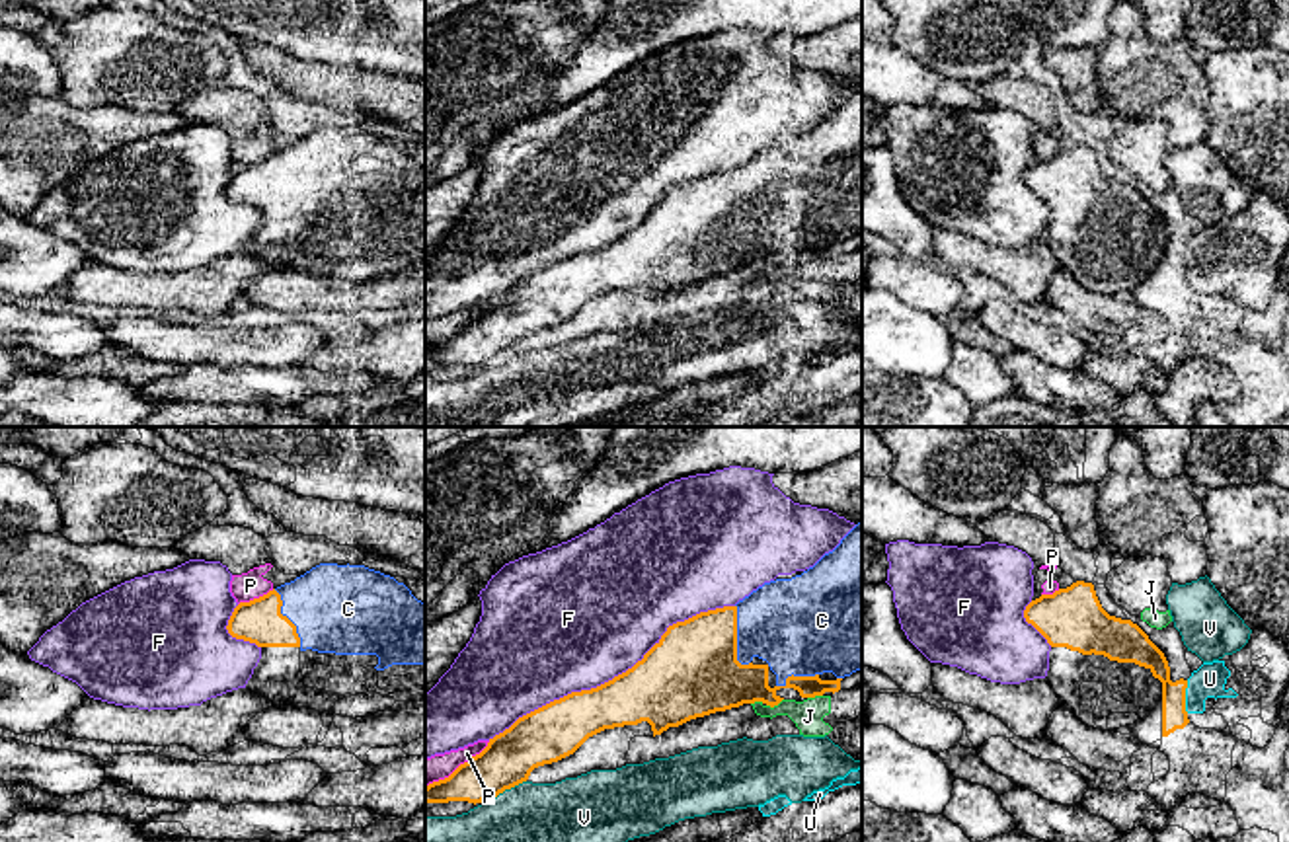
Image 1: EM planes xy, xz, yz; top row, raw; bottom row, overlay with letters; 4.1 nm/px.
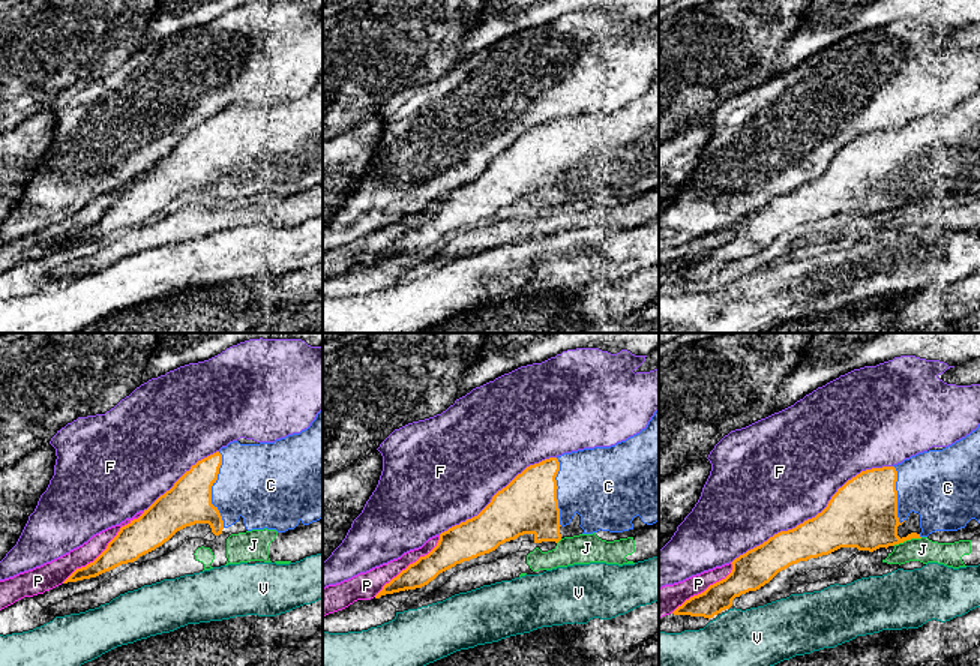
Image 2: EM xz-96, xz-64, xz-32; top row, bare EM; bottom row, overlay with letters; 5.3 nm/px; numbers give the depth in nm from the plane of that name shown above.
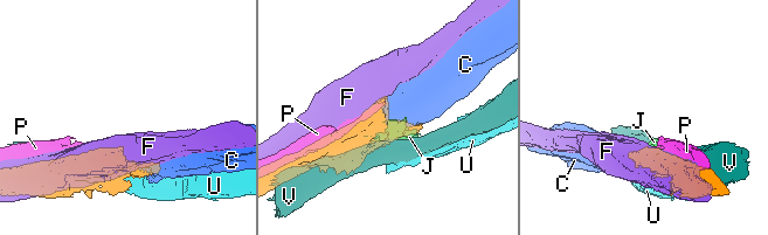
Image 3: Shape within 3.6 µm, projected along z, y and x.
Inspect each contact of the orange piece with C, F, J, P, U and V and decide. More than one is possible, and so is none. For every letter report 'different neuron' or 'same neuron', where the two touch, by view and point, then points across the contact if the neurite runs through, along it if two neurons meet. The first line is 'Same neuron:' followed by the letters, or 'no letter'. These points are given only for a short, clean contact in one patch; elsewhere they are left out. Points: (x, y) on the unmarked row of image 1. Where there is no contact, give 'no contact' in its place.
Same neuron: C
C: same neuron; contact xz (736, 201)
F: different neuron; contact xz (615, 240)
J: different neuron; contact xz (775, 267); border xz (782, 262), (767, 269)
P: different neuron; contact xz (459, 330)
U: different neuron; contact yz (1184, 260); border yz (1188, 244), (1186, 275)
V: different neuron; contact xz (504, 353)

